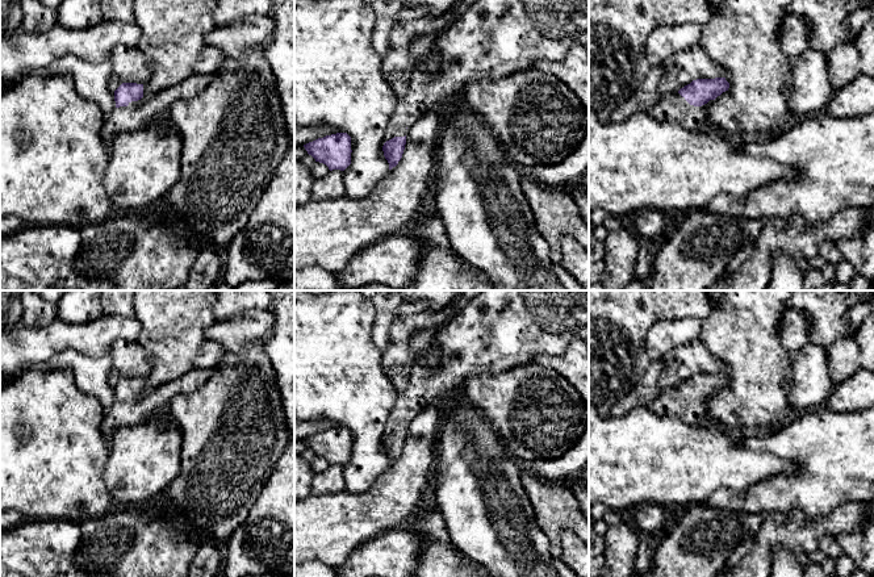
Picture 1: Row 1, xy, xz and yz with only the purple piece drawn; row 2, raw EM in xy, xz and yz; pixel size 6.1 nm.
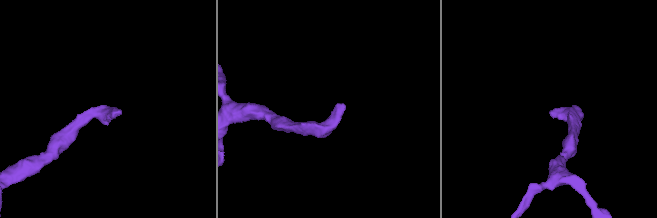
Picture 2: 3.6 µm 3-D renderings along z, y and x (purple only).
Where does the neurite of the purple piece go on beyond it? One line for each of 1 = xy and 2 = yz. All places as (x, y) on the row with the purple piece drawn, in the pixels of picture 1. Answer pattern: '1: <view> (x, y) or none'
1: xy (137, 115)
2: yz (673, 108)

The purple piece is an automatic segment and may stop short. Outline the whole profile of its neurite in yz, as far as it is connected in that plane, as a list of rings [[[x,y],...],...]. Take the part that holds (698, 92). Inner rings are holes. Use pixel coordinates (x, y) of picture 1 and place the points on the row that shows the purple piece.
[[[725,78],[697,79],[678,92],[664,95],[649,113],[658,121],[678,122],[690,131],[708,130],[712,125],[701,106],[728,88]]]

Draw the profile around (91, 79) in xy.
[[[67,55],[51,62],[43,68],[25,68],[20,75],[71,75],[78,95],[97,104],[104,114],[104,120],[106,120],[116,108],[114,92],[108,88],[112,71],[113,66],[109,60],[93,63],[74,55]]]

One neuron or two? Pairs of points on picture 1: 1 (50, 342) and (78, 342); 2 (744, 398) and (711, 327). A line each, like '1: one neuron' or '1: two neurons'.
1: one neuron
2: one neuron

